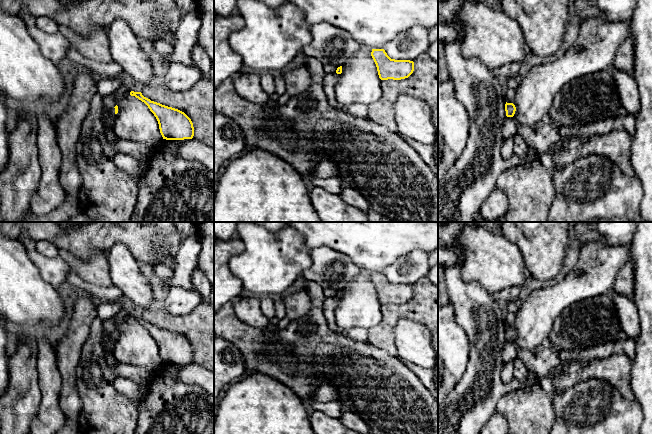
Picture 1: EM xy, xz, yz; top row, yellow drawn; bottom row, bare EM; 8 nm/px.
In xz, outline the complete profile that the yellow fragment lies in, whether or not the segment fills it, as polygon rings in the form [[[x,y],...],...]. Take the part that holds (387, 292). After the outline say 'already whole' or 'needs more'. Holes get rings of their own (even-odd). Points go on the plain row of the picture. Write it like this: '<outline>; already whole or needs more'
[[[372,273],[371,280],[376,288],[381,304],[405,303],[414,295],[413,285],[391,283],[384,273]]]; already whole

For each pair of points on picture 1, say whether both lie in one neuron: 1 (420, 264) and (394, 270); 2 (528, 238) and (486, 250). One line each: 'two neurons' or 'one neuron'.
1: one neuron
2: two neurons

